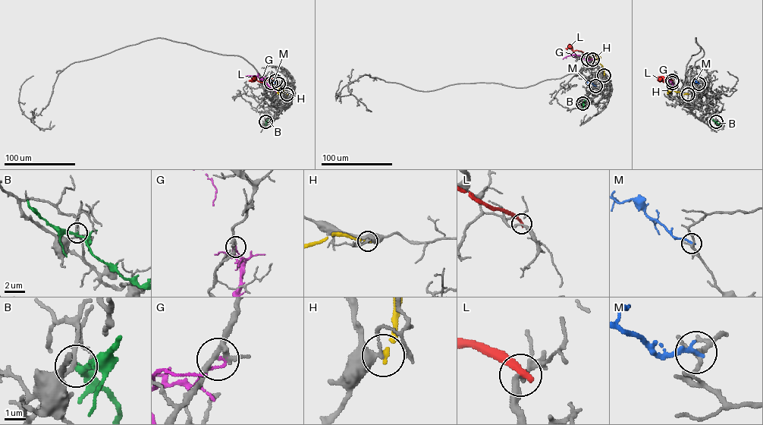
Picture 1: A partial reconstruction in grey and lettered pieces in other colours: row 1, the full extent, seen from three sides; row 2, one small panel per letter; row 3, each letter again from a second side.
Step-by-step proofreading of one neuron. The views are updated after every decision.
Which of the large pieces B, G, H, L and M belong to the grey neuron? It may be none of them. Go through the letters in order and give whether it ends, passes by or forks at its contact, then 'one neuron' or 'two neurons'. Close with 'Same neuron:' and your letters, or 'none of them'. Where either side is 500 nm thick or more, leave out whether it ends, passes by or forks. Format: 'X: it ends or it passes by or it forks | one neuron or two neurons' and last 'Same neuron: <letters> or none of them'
B: it passes by | two neurons
G: it ends | two neurons
H: it ends | two neurons
L: it ends | two neurons
M: it ends | two neurons
Same neuron: none of them

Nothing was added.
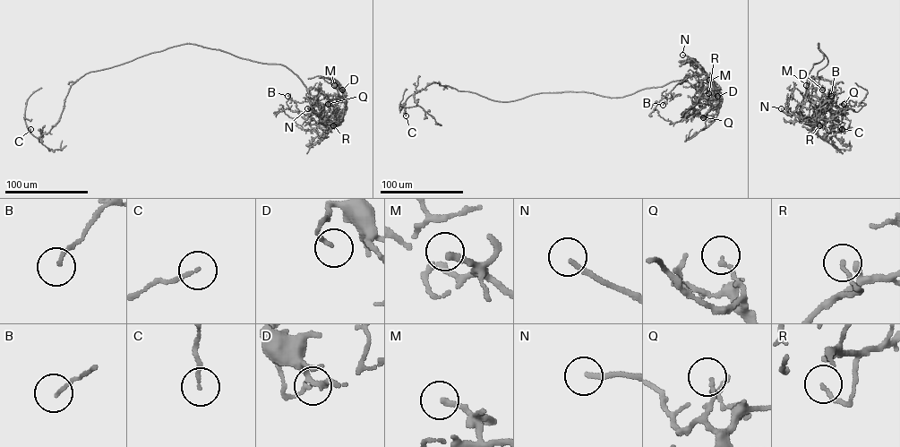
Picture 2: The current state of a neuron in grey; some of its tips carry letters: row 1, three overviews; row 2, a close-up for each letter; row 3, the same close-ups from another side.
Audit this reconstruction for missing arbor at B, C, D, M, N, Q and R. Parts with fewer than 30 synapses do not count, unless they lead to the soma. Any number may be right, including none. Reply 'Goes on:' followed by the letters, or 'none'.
Goes on: M, N

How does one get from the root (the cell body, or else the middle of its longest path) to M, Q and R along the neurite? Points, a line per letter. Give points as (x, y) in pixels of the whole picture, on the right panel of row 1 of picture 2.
M: (818, 47), (824, 58), (813, 64), (807, 82), (812, 126), (820, 116), (820, 102), (816, 89), (806, 85)
Q: (818, 47), (824, 58), (813, 64), (807, 82), (812, 126), (820, 116), (832, 119), (844, 104)
R: (818, 47), (824, 58), (813, 64), (808, 74), (806, 97), (814, 111), (812, 126), (816, 124), (819, 125)

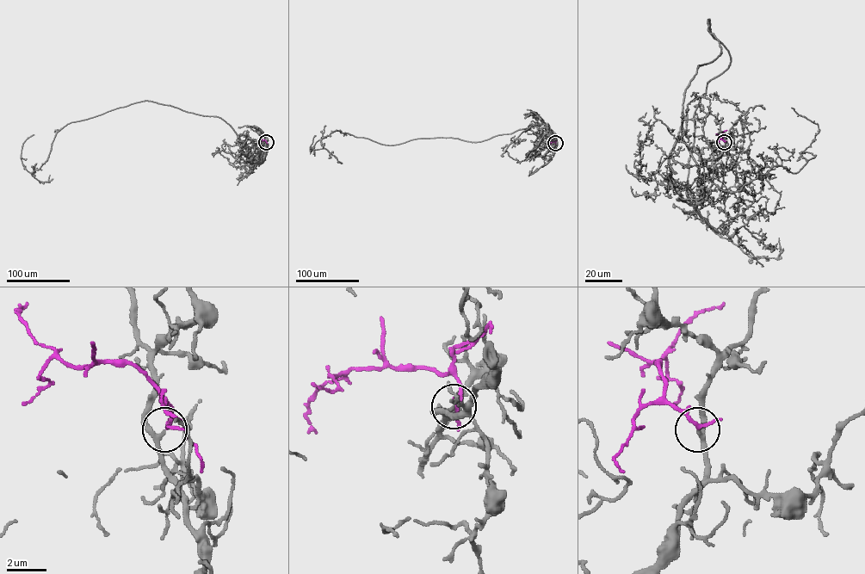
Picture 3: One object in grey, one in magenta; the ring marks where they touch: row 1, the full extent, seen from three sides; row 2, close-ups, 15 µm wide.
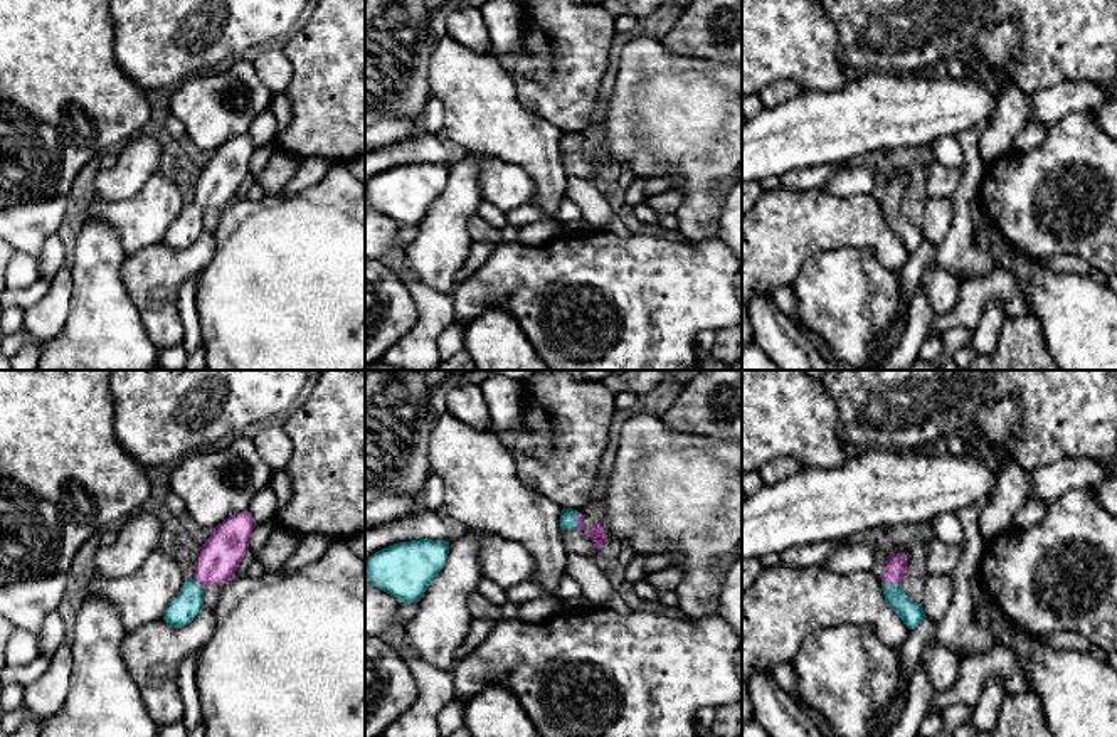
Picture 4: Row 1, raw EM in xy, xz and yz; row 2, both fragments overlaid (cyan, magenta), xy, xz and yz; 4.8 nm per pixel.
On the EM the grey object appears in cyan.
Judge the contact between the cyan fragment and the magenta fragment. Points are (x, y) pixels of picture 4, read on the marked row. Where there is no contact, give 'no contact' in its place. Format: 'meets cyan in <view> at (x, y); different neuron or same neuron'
meets cyan in yz at (892, 584); same neuron

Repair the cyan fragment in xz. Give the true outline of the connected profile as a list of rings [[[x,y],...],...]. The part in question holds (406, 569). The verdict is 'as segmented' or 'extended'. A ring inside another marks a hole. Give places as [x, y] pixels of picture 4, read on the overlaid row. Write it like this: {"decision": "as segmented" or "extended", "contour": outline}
{"decision": "as segmented", "contour": [[[421,538],[399,542],[375,552],[365,562],[365,575],[399,602],[417,604],[449,554],[449,542]]]}

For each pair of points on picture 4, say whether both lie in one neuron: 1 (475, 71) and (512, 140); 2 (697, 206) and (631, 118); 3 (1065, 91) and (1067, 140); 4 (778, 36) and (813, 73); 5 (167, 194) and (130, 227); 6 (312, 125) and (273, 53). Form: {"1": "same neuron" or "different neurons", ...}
{"1": "same neuron", "2": "same neuron", "3": "different neurons", "4": "same neuron", "5": "same neuron", "6": "different neurons"}

